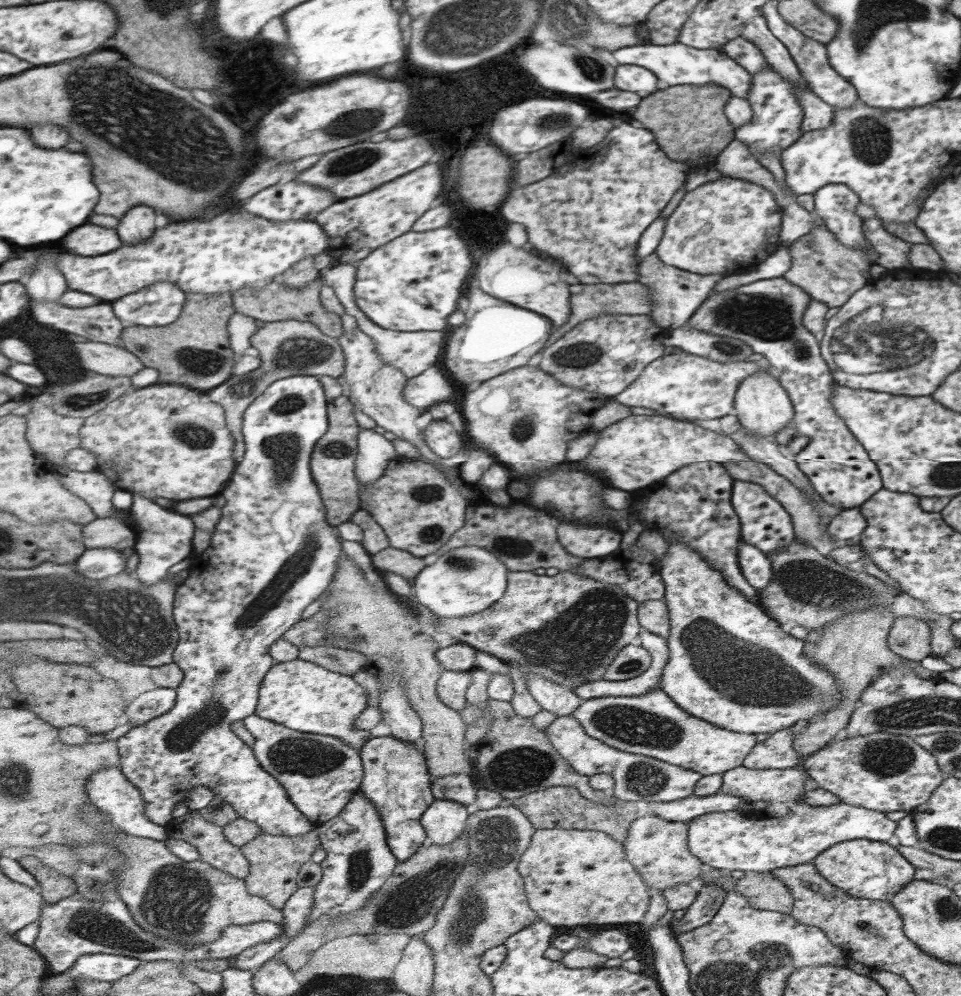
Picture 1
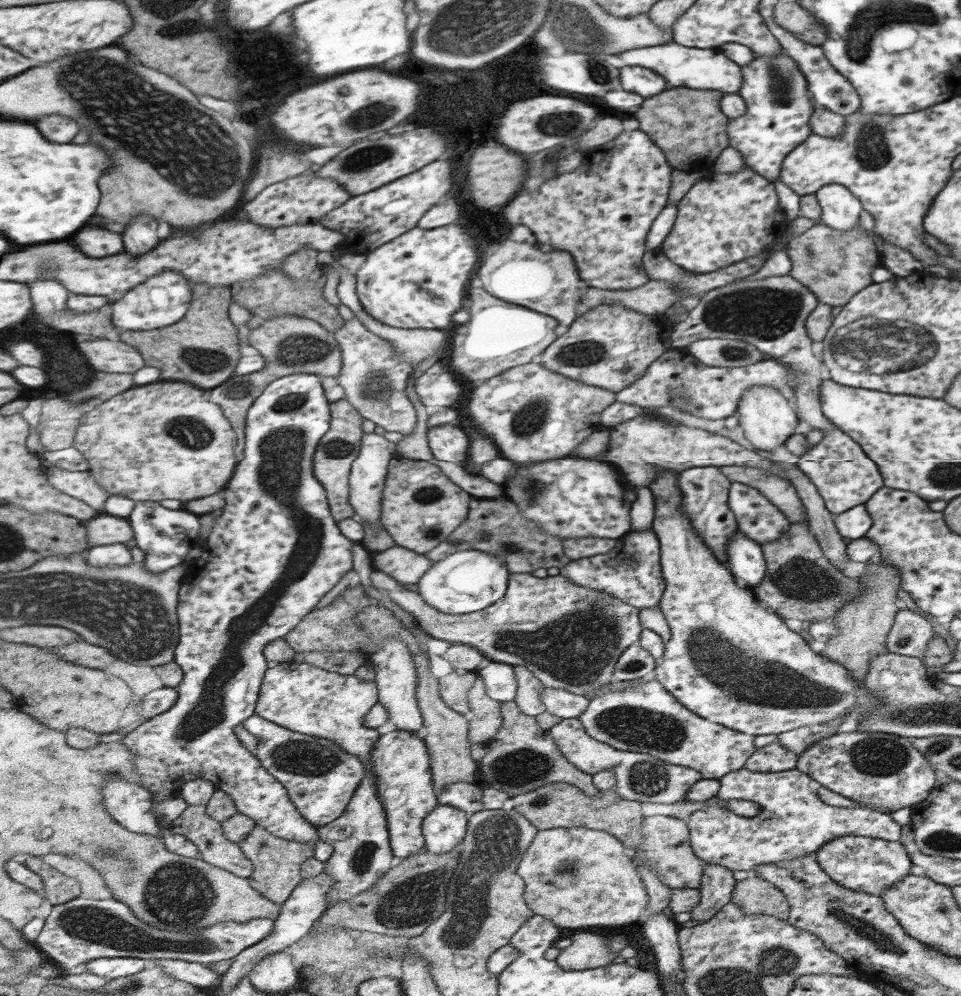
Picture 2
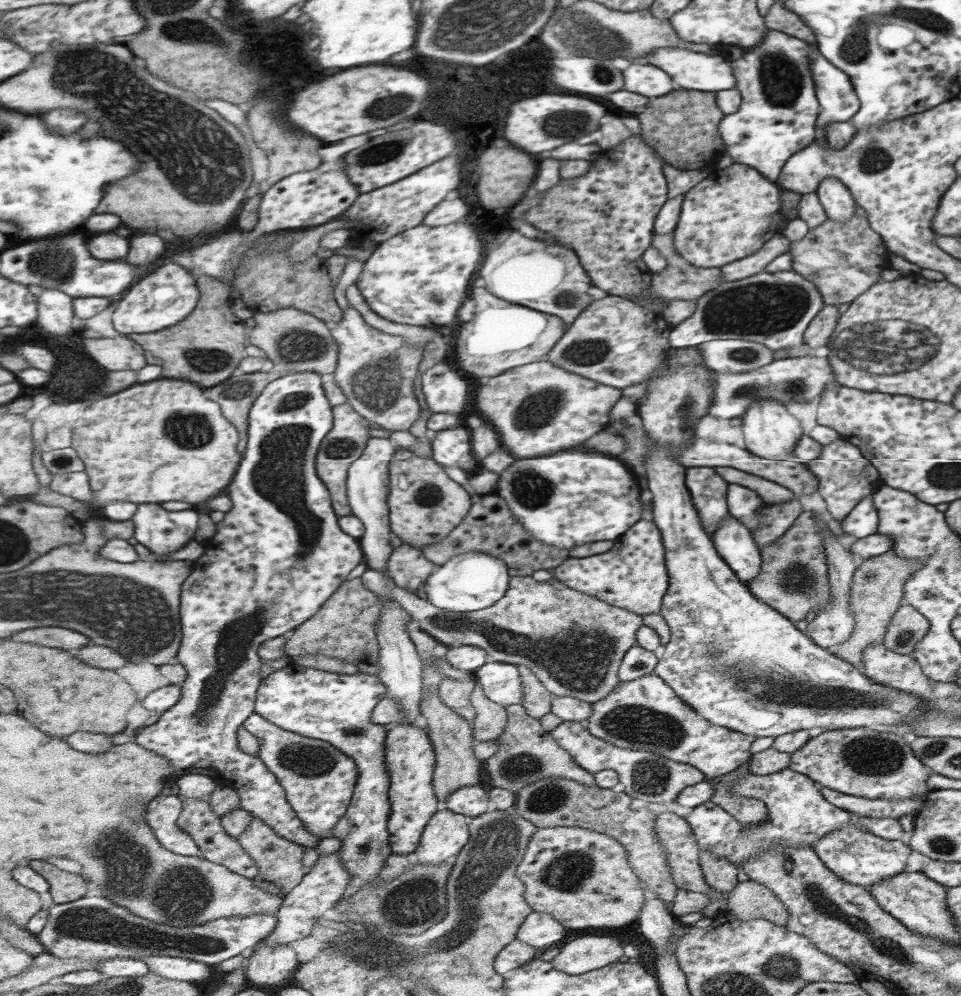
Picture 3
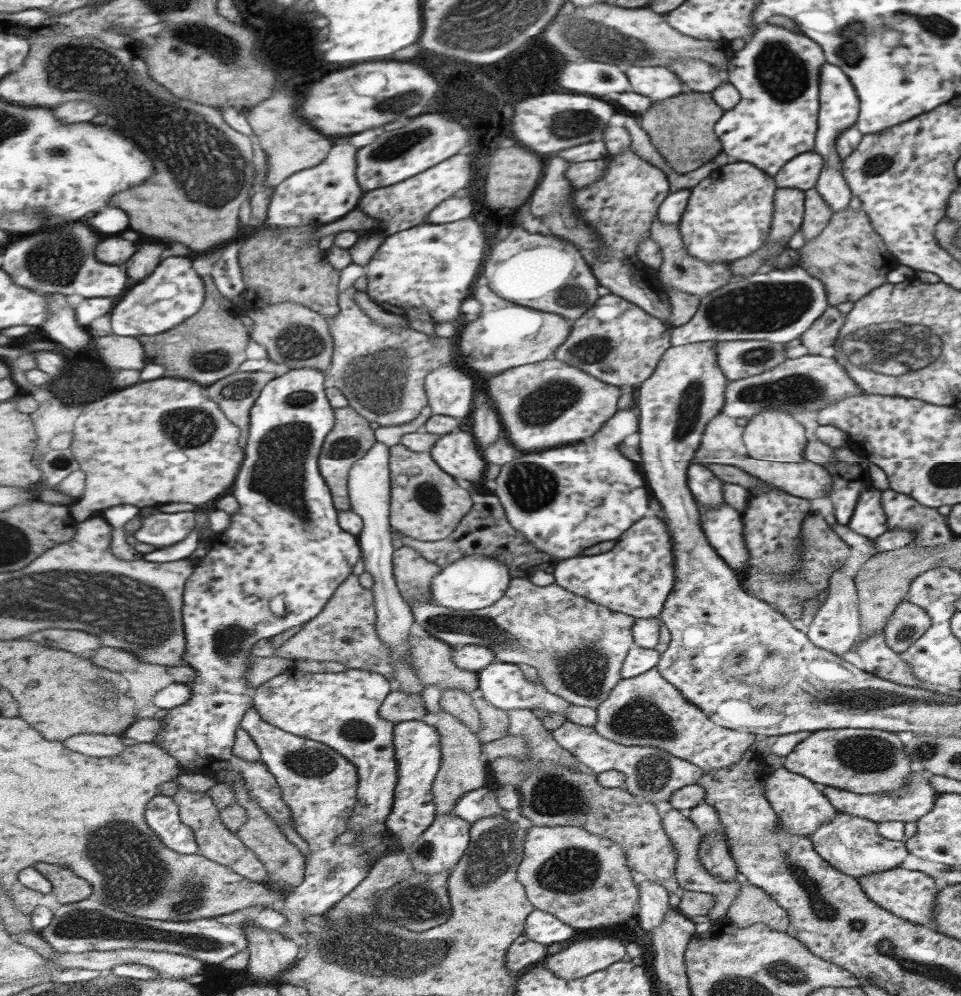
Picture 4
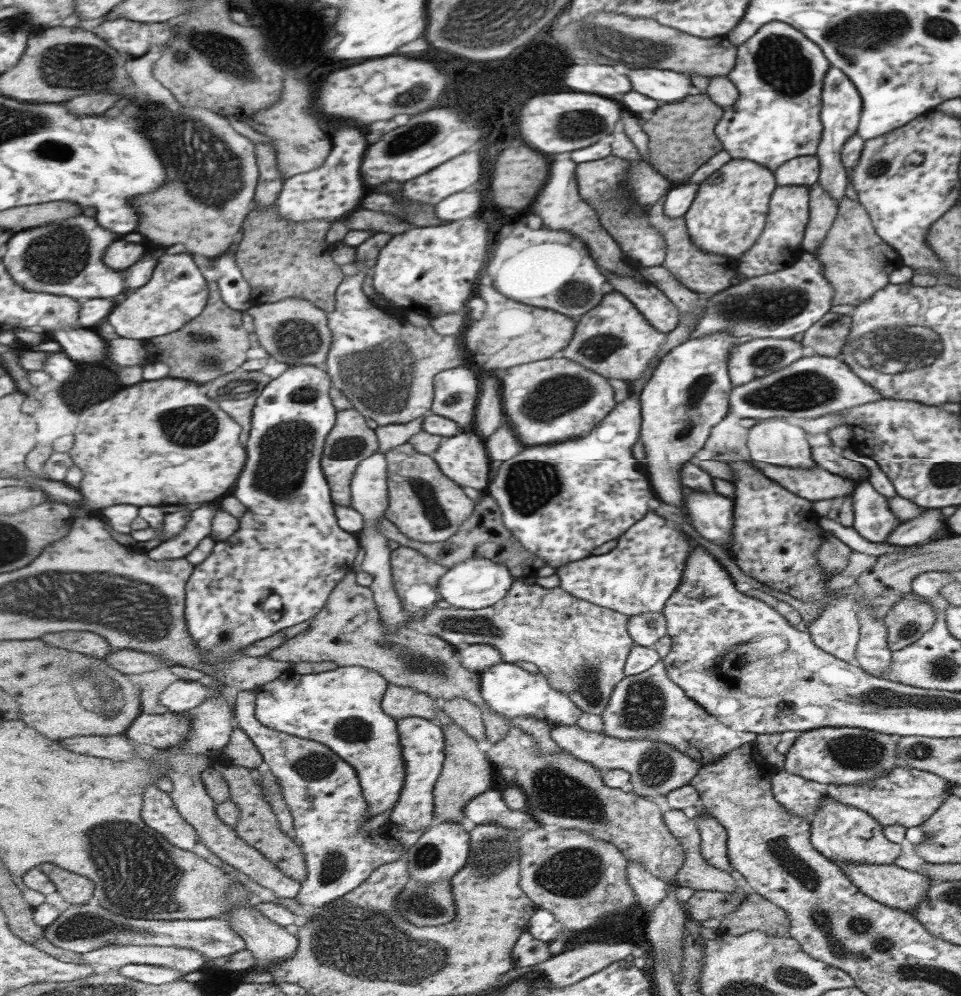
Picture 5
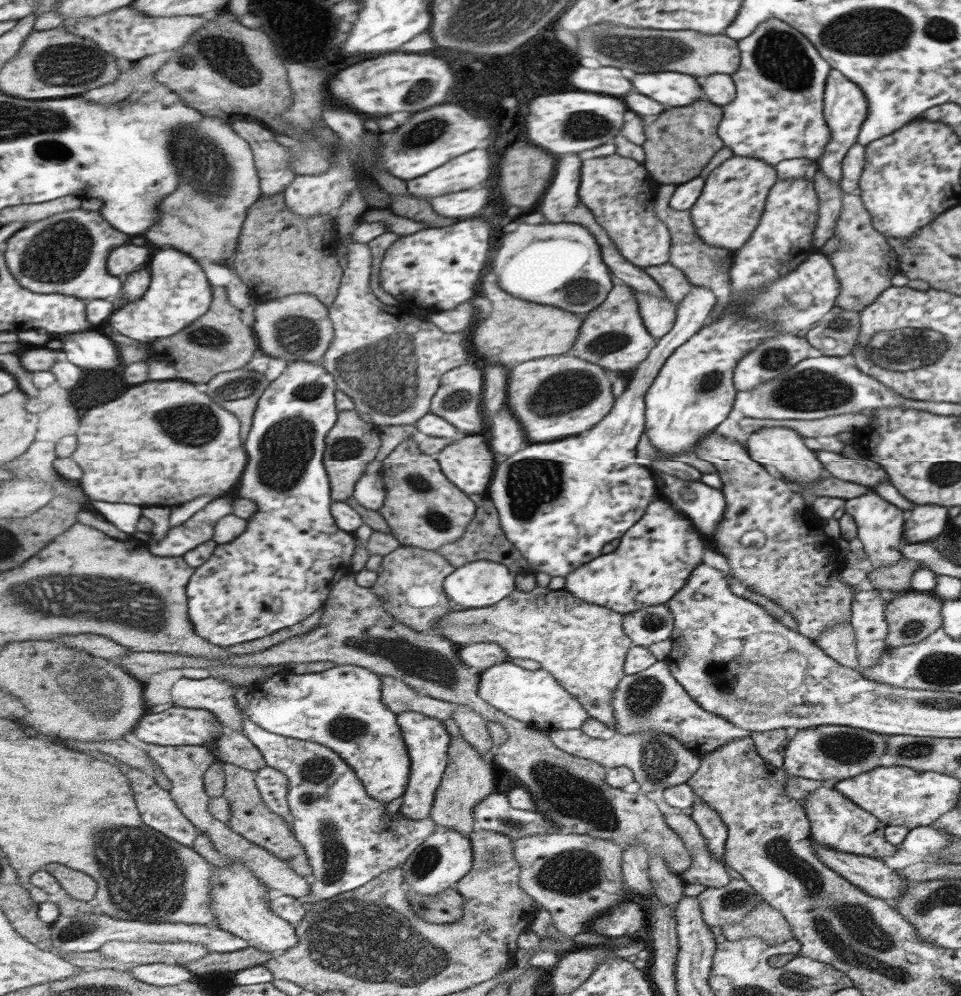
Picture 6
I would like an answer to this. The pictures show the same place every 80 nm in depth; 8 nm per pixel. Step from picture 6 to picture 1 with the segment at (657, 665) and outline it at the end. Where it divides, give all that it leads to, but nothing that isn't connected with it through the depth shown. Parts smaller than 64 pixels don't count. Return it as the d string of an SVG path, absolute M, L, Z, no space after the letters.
M660 688L649 690L647 694L641 694L641 696L607 696L583 700L579 706L575 707L571 716L581 723L582 728L591 737L610 745L611 748L666 761L667 764L698 772L701 778L711 774L722 775L732 768L741 766L756 745L753 734L731 732L691 716L690 713L679 708L679 705L667 697L667 694Z

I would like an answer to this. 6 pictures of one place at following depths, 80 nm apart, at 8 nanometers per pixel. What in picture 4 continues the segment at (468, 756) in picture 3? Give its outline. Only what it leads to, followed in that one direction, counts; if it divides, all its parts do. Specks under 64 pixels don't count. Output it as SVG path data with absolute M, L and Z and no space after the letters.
M440 707L441 711L437 714L438 721L434 724L442 736L442 768L435 779L433 791L434 801L438 808L438 814L451 814L462 796L470 790L481 788L485 782L485 774L467 774L467 772L485 772L485 762L479 760L479 742L475 740L473 732L467 730L467 725L453 716L450 712Z

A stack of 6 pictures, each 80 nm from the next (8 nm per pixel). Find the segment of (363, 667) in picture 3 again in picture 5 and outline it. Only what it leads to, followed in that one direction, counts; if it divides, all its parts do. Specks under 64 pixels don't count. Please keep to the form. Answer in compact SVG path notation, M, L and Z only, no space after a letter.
M353 572L337 584L327 598L327 604L313 618L309 630L287 640L279 648L273 648L265 657L293 664L333 661L341 667L370 668L380 672L392 684L413 688L434 699L466 698L480 710L489 707L479 695L480 673L463 667L458 646L440 636L421 634L411 628L388 633L383 628L373 590L359 585L357 578L358 574Z

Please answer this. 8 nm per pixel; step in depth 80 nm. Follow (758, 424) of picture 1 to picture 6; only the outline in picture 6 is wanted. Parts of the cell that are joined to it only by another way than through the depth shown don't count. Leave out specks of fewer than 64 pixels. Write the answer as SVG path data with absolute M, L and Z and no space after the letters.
M762 427L748 435L745 447L751 458L758 461L760 465L768 467L787 480L793 480L800 486L822 480L824 475L827 475L815 452L807 449L801 436L787 427Z

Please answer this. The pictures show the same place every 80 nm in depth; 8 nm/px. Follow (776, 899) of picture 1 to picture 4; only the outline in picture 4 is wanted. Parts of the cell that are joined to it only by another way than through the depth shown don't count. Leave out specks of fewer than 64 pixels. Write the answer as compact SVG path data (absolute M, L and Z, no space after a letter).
M743 883L732 905L723 915L723 923L745 928L756 922L765 924L777 932L788 932L788 913L757 886Z

